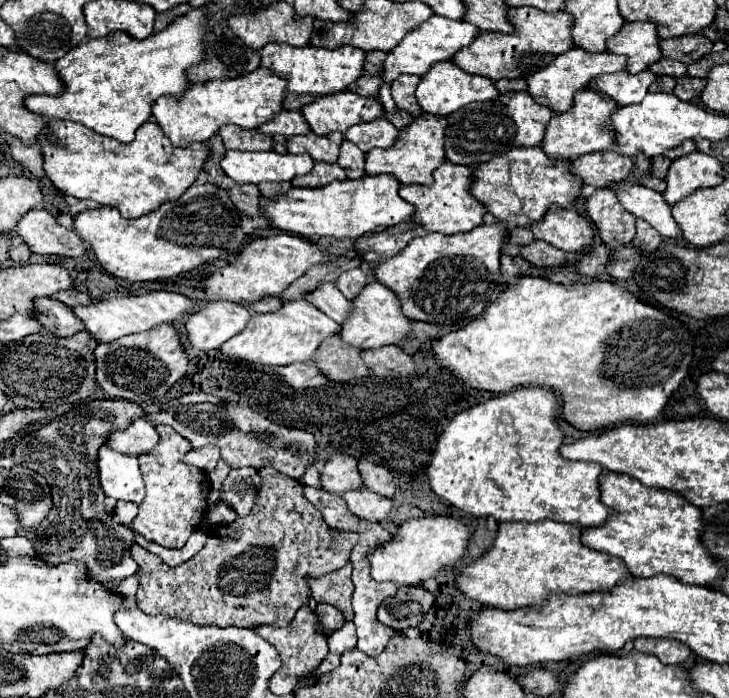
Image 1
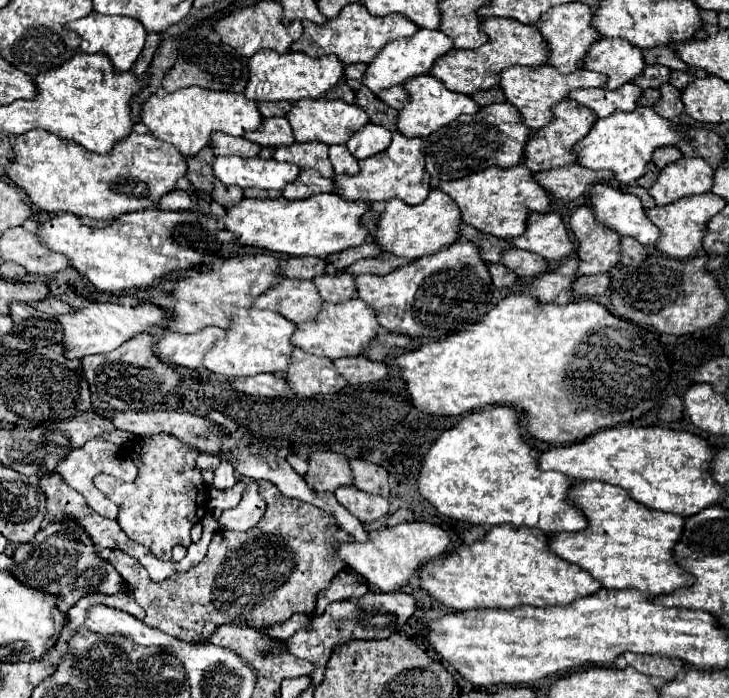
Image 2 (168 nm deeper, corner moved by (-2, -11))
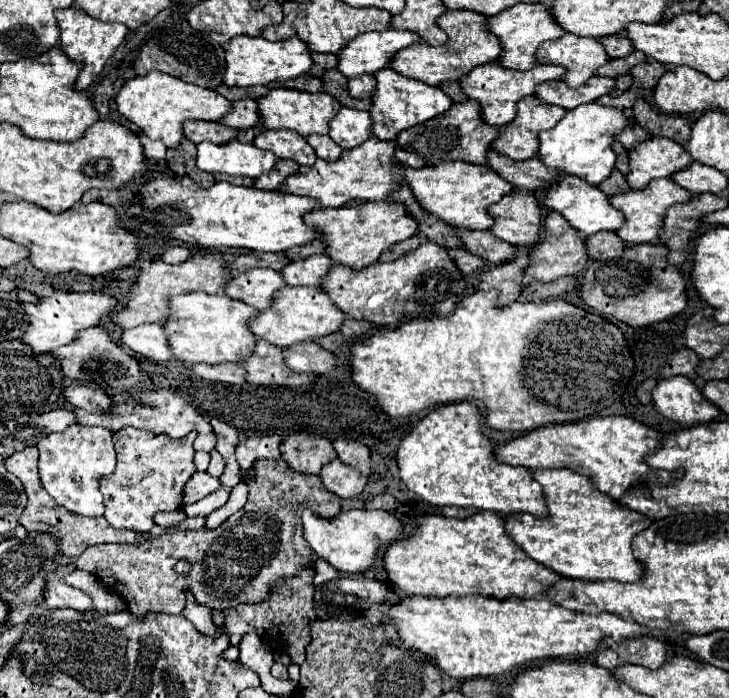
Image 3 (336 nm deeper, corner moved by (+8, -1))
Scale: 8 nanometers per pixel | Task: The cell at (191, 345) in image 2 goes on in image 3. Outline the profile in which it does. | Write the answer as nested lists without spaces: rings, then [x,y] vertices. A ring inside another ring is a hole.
[[[145,323],[133,329],[123,329],[121,345],[131,349],[133,353],[147,357],[151,361],[169,361],[171,351],[167,347],[163,327],[159,323]]]

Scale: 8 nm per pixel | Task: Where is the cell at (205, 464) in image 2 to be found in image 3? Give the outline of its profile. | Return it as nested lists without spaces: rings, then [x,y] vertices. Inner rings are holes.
[[[215,434],[198,435],[194,441],[194,449],[196,451],[211,452],[216,445]]]

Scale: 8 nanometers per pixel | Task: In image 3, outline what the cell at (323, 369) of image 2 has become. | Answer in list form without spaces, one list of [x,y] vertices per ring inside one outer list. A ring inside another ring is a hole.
[[[257,341],[255,351],[249,359],[243,361],[245,369],[245,381],[251,385],[263,385],[263,387],[279,387],[279,385],[307,385],[315,377],[313,375],[301,375],[293,373],[281,357],[281,349],[275,345],[269,345],[267,341]]]

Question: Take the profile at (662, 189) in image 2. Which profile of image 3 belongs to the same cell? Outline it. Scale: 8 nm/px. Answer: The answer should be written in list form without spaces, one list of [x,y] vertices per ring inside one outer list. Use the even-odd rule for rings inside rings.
[[[649,137],[629,151],[629,173],[625,175],[631,189],[643,189],[649,181],[671,177],[691,163],[683,145],[667,137]]]

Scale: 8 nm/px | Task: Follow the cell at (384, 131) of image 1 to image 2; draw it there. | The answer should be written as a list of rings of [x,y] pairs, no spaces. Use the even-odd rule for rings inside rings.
[[[375,123],[361,127],[347,141],[347,149],[357,159],[367,159],[371,155],[377,155],[377,153],[385,151],[389,145],[391,145],[391,131],[387,131],[385,127],[375,125]]]

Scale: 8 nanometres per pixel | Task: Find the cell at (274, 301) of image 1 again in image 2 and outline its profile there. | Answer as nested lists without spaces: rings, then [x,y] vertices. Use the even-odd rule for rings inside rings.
[[[285,279],[275,289],[259,295],[253,307],[281,313],[293,323],[307,323],[317,319],[323,307],[323,297],[313,281]]]

